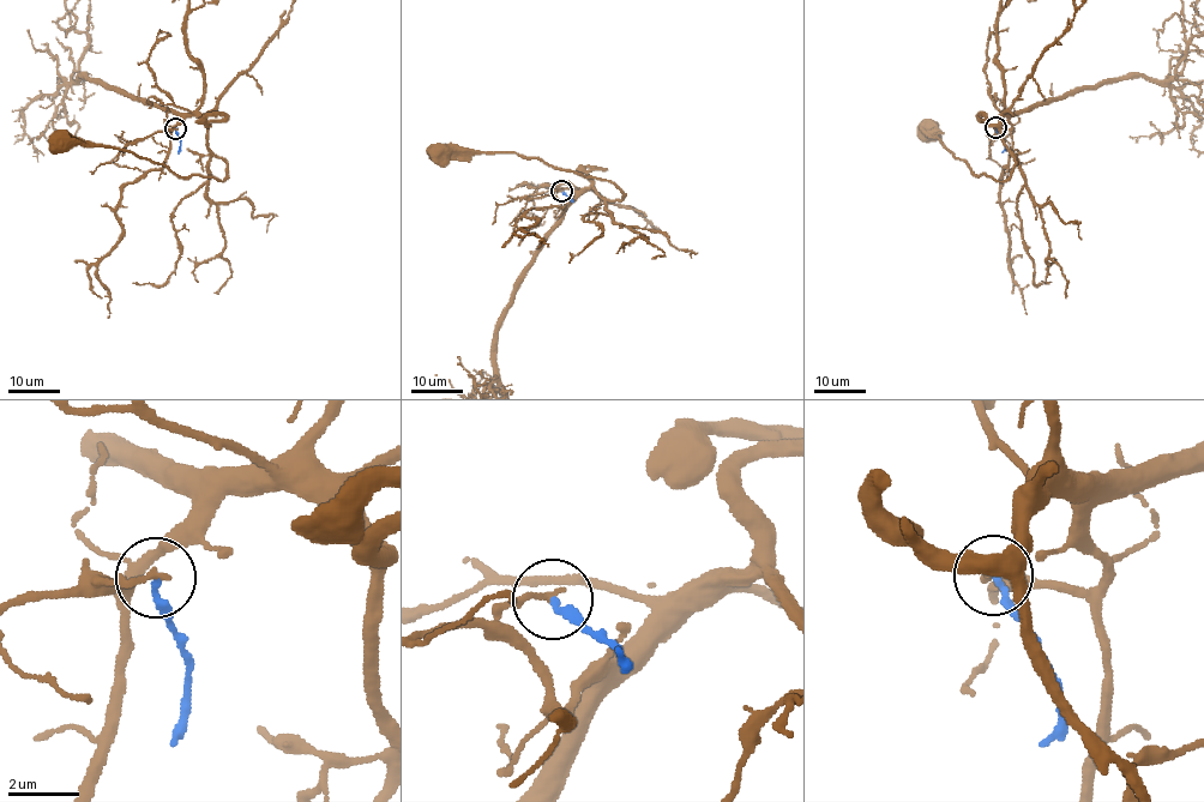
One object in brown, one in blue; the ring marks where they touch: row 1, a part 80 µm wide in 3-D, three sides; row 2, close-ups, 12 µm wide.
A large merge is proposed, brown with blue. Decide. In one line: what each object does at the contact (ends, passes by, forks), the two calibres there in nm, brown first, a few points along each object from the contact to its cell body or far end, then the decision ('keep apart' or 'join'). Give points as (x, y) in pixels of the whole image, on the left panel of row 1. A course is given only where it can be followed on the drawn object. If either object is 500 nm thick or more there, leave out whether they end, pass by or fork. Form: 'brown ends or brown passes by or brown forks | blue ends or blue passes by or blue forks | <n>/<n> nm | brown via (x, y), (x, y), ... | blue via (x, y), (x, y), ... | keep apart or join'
brown ends | blue ends | 180/190 nm | brown via (176, 130), (196, 116), (206, 126), (222, 180), (62, 143) | blue via (176, 130), (179, 154) | keep apart

